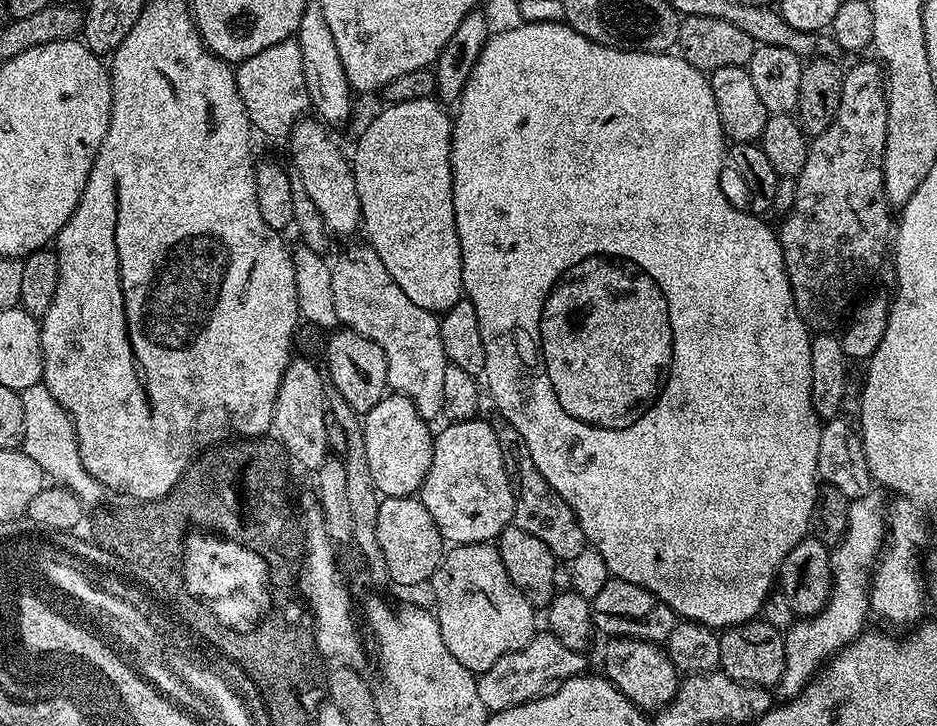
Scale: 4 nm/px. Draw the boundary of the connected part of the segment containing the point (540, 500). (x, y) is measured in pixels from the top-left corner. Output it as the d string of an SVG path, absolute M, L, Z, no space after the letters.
M500 418L497 421L494 427L498 434L498 446L502 446L502 458L512 483L512 493L516 495L512 515L515 527L526 530L526 534L534 534L534 538L539 538L552 551L557 561L571 562L582 554L586 547L584 531L576 521L574 510L570 510L558 490L554 490L554 486L550 486L550 482L542 478L538 466L534 466L534 458L530 454L530 446L526 446L526 438L522 438L522 434L518 434L518 430L514 430L508 420Z

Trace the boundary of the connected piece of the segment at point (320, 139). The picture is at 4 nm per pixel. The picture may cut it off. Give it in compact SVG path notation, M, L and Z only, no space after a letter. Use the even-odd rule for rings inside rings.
M308 119L297 120L286 140L292 164L296 167L295 179L306 190L306 194L310 194L310 202L318 206L318 214L322 214L322 222L328 227L329 233L333 237L348 236L362 224L352 165L346 152L336 145L335 138L328 133L331 131L319 119Z

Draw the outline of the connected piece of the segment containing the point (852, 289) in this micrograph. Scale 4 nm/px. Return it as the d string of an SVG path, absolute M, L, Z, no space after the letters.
M864 60L861 64L850 67L844 74L844 85L842 86L842 102L838 106L838 114L834 114L834 122L826 126L826 130L815 133L811 137L808 153L806 154L806 166L802 166L799 176L795 177L796 193L794 194L794 206L783 217L784 220L778 224L778 235L782 246L782 258L786 266L786 274L790 282L790 290L794 298L794 306L798 306L798 314L809 329L824 332L832 328L840 319L849 315L853 307L852 299L856 291L875 274L884 260L884 255L890 252L890 237L894 232L894 212L888 202L888 196L884 192L884 151L886 150L886 122L888 121L888 97L886 95L886 80L882 75L882 68L879 63Z

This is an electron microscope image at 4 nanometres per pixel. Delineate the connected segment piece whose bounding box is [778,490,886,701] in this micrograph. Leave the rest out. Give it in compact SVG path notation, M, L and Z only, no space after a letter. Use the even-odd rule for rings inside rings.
M870 490L865 496L859 496L849 503L846 534L843 540L831 549L832 591L828 593L828 601L819 612L797 619L792 622L796 624L786 628L786 670L782 670L778 685L781 701L793 700L836 653L843 650L852 640L857 640L860 633L865 631L864 619L869 619L870 616L868 590L872 583L872 573L886 544L886 503L884 504L883 498L885 499L879 491Z

